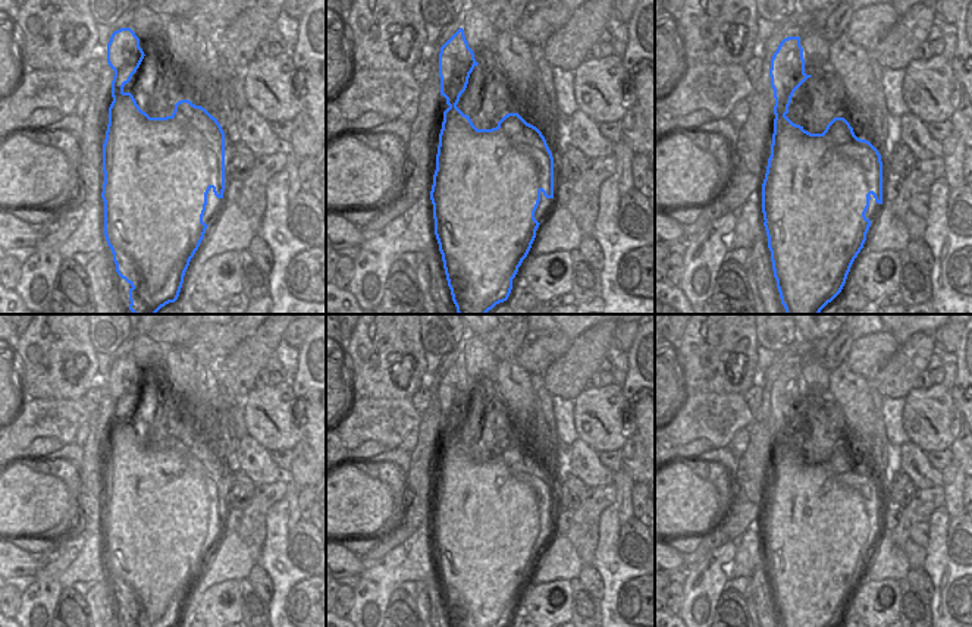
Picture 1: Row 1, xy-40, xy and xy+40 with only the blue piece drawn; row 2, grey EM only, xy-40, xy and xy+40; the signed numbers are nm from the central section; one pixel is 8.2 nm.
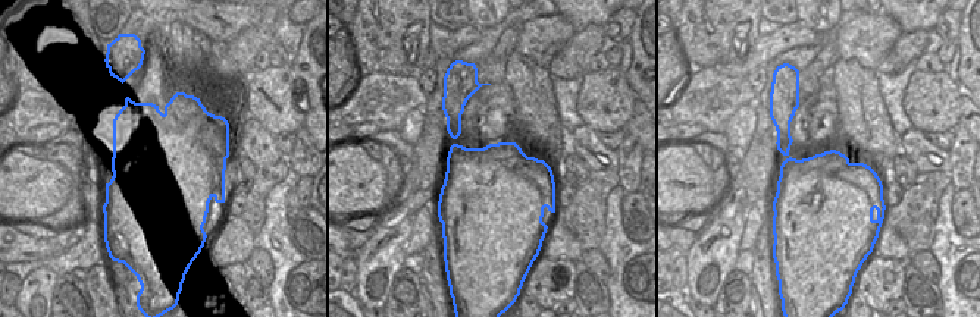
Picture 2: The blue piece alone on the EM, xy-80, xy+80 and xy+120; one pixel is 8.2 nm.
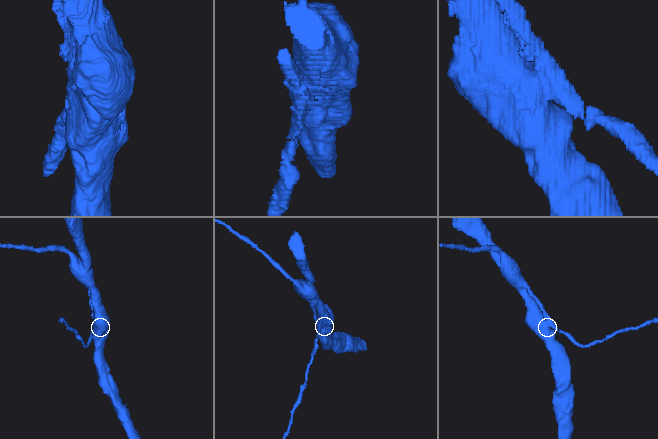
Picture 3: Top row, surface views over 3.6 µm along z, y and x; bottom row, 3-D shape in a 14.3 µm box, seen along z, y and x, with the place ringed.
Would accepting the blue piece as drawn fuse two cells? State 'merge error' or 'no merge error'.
no merge error

